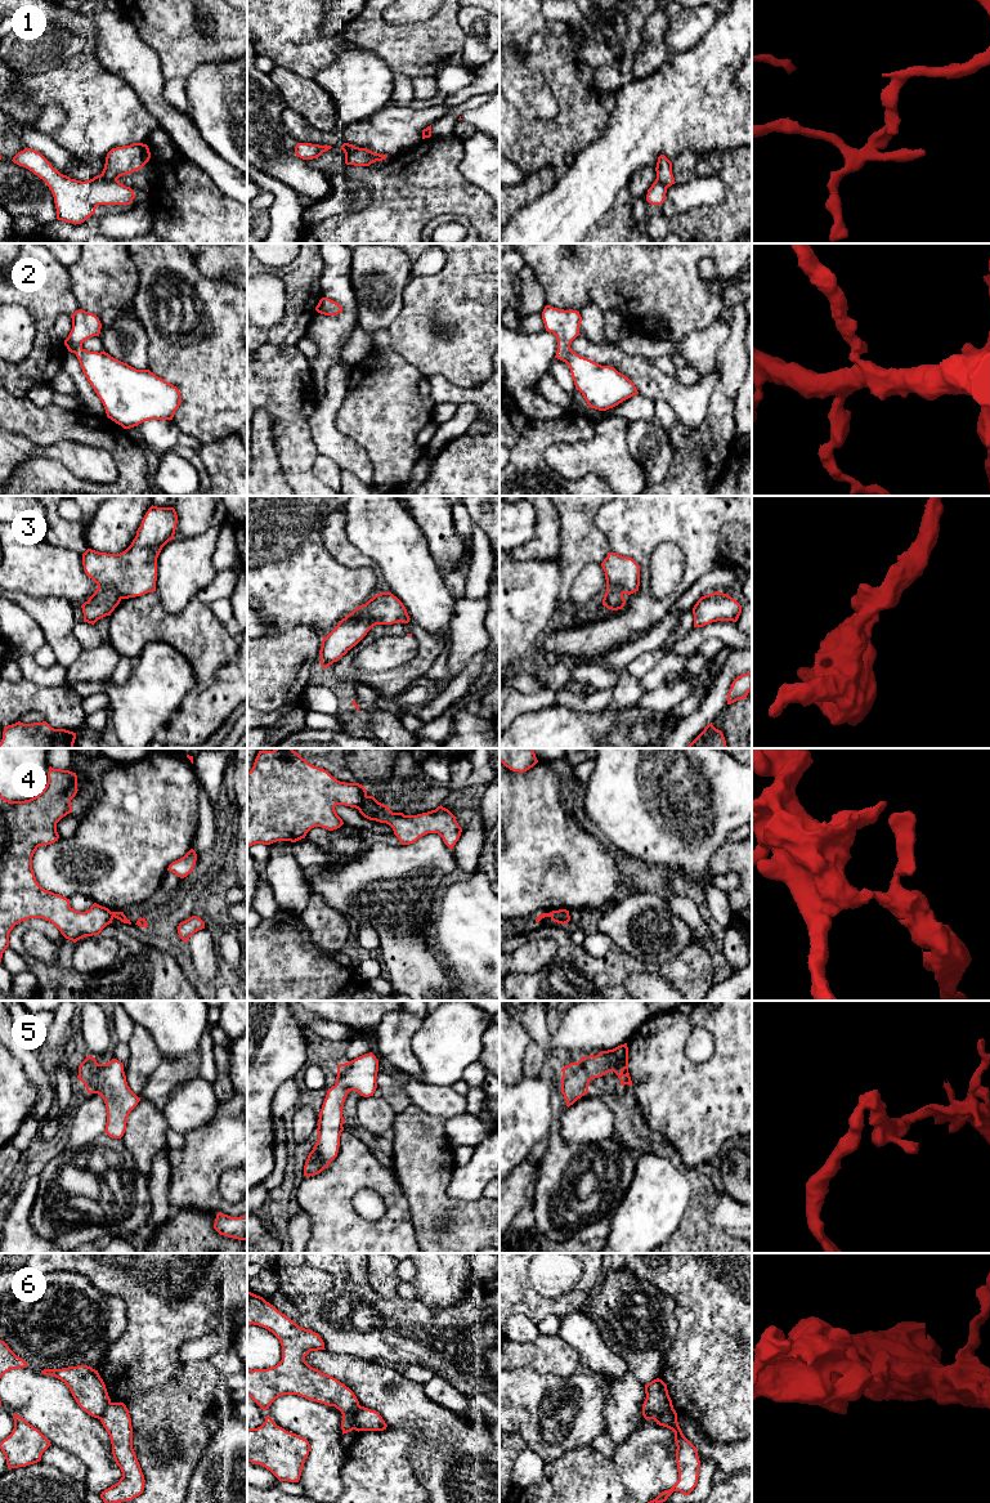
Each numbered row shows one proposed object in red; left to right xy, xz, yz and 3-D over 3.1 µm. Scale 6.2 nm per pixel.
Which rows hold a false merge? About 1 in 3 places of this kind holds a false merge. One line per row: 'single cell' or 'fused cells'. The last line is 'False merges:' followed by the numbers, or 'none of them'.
1: fused cells
2: single cell
3: single cell
4: fused cells
5: single cell
6: fused cells
False merges: 1, 4, 6

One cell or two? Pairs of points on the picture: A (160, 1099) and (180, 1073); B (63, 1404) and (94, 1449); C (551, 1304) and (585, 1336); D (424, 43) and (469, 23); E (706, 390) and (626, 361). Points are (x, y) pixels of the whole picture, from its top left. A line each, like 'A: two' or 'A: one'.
A: one
B: one
C: two
D: two
E: one

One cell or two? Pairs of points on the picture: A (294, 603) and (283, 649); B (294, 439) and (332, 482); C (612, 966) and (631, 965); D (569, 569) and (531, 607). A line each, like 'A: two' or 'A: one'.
A: two
B: two
C: one
D: two

